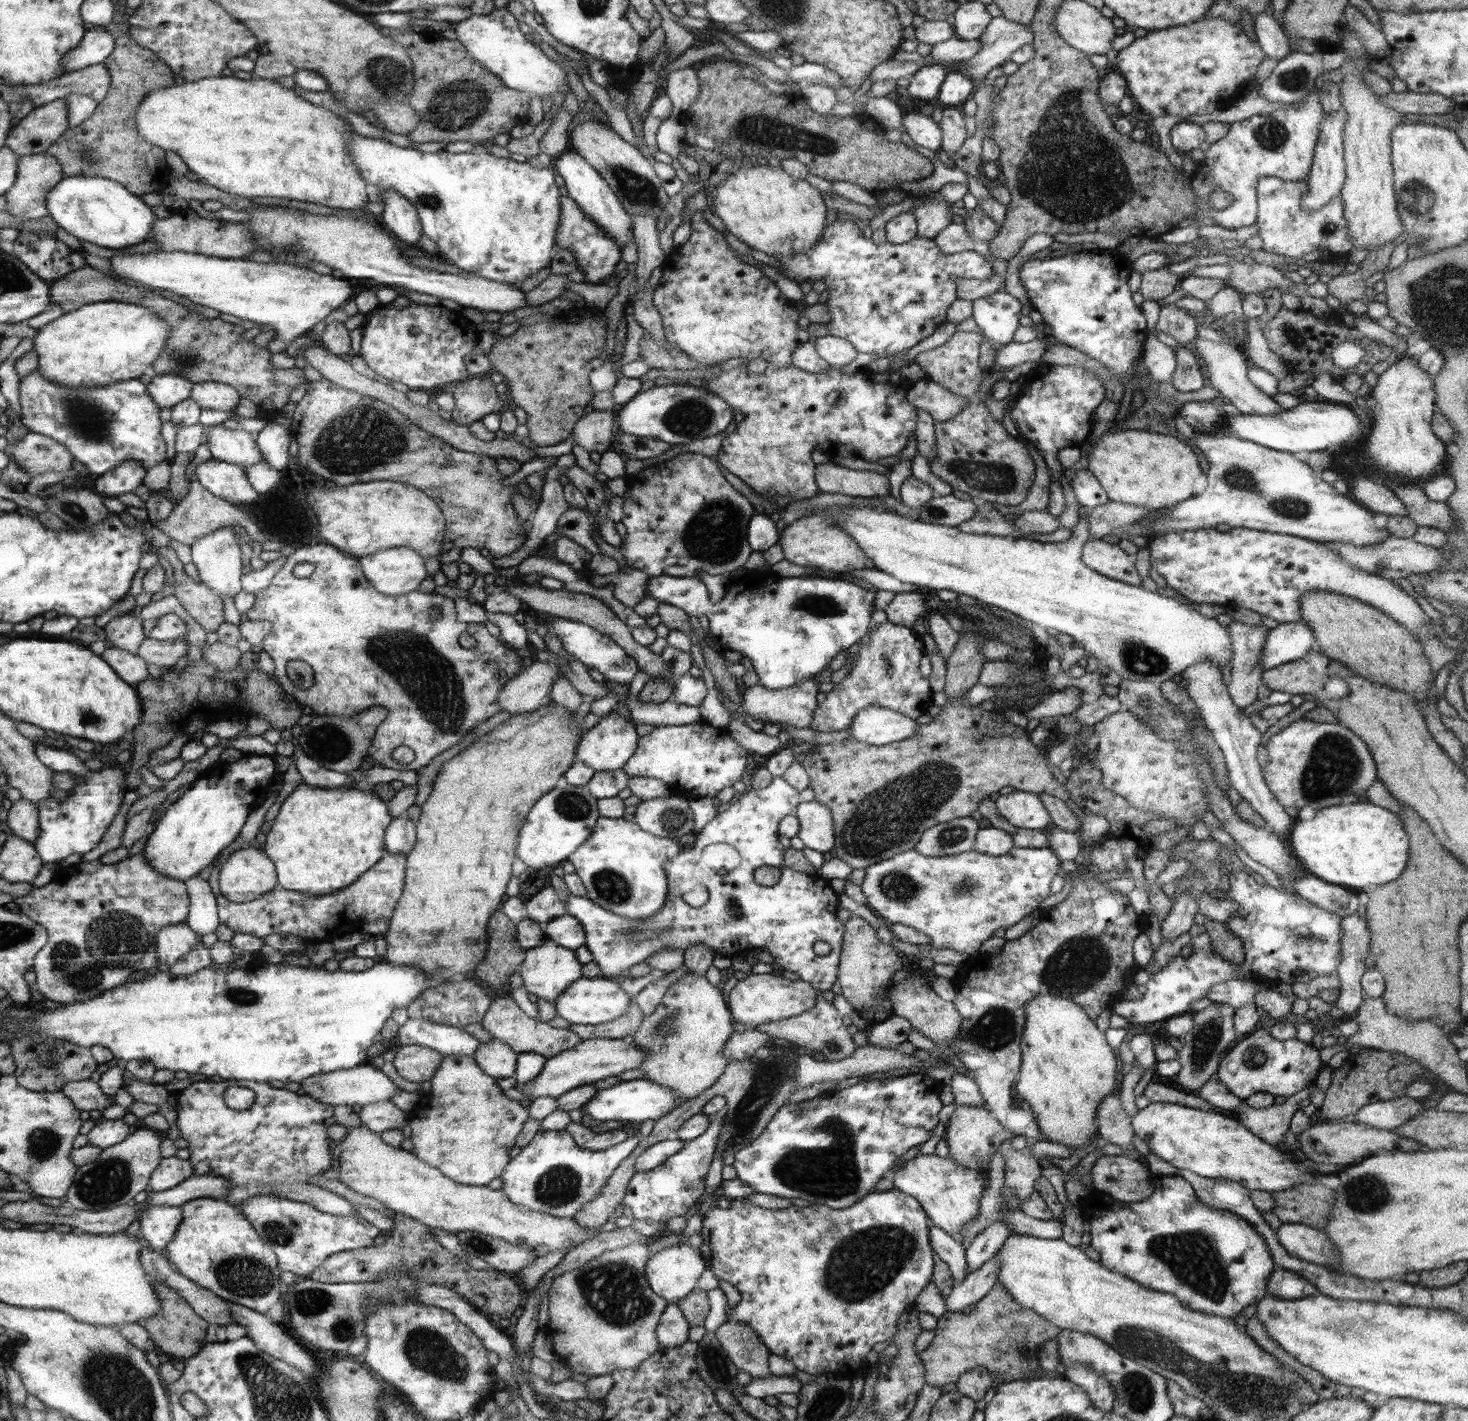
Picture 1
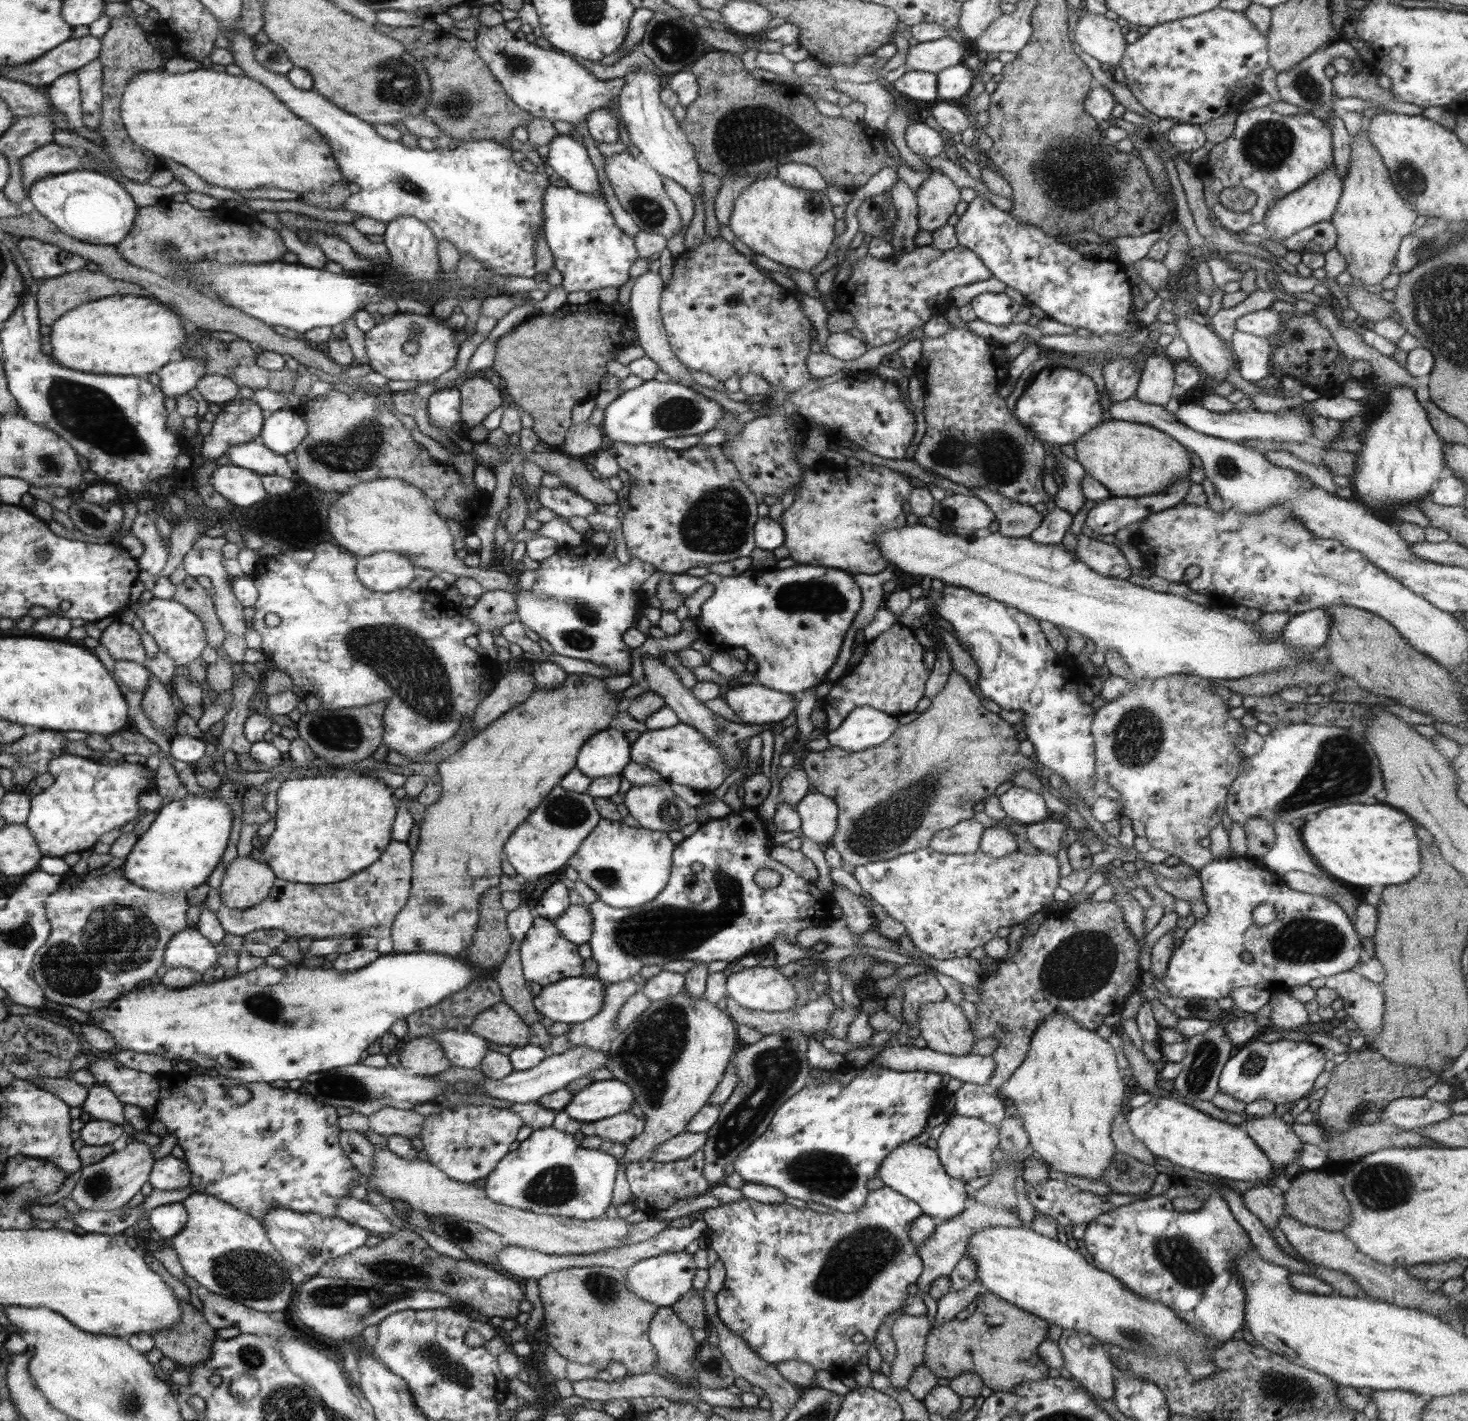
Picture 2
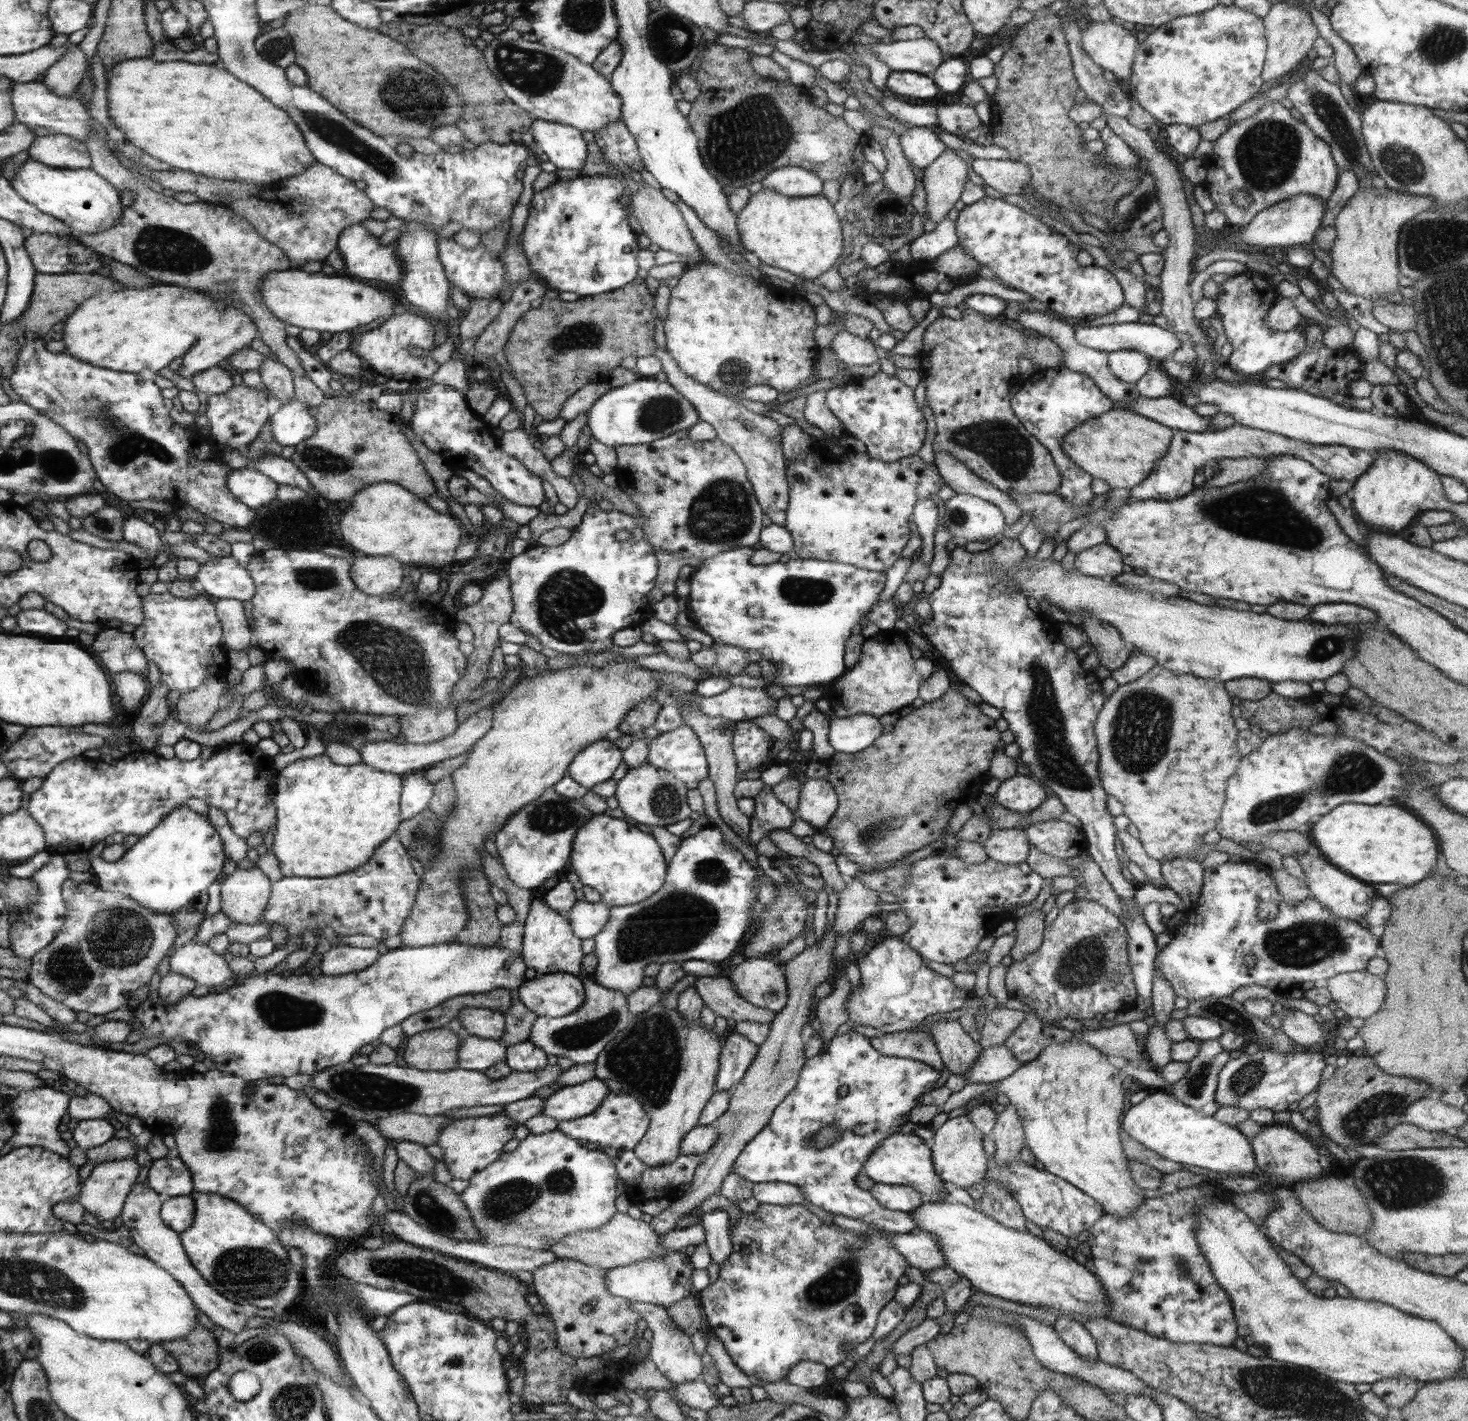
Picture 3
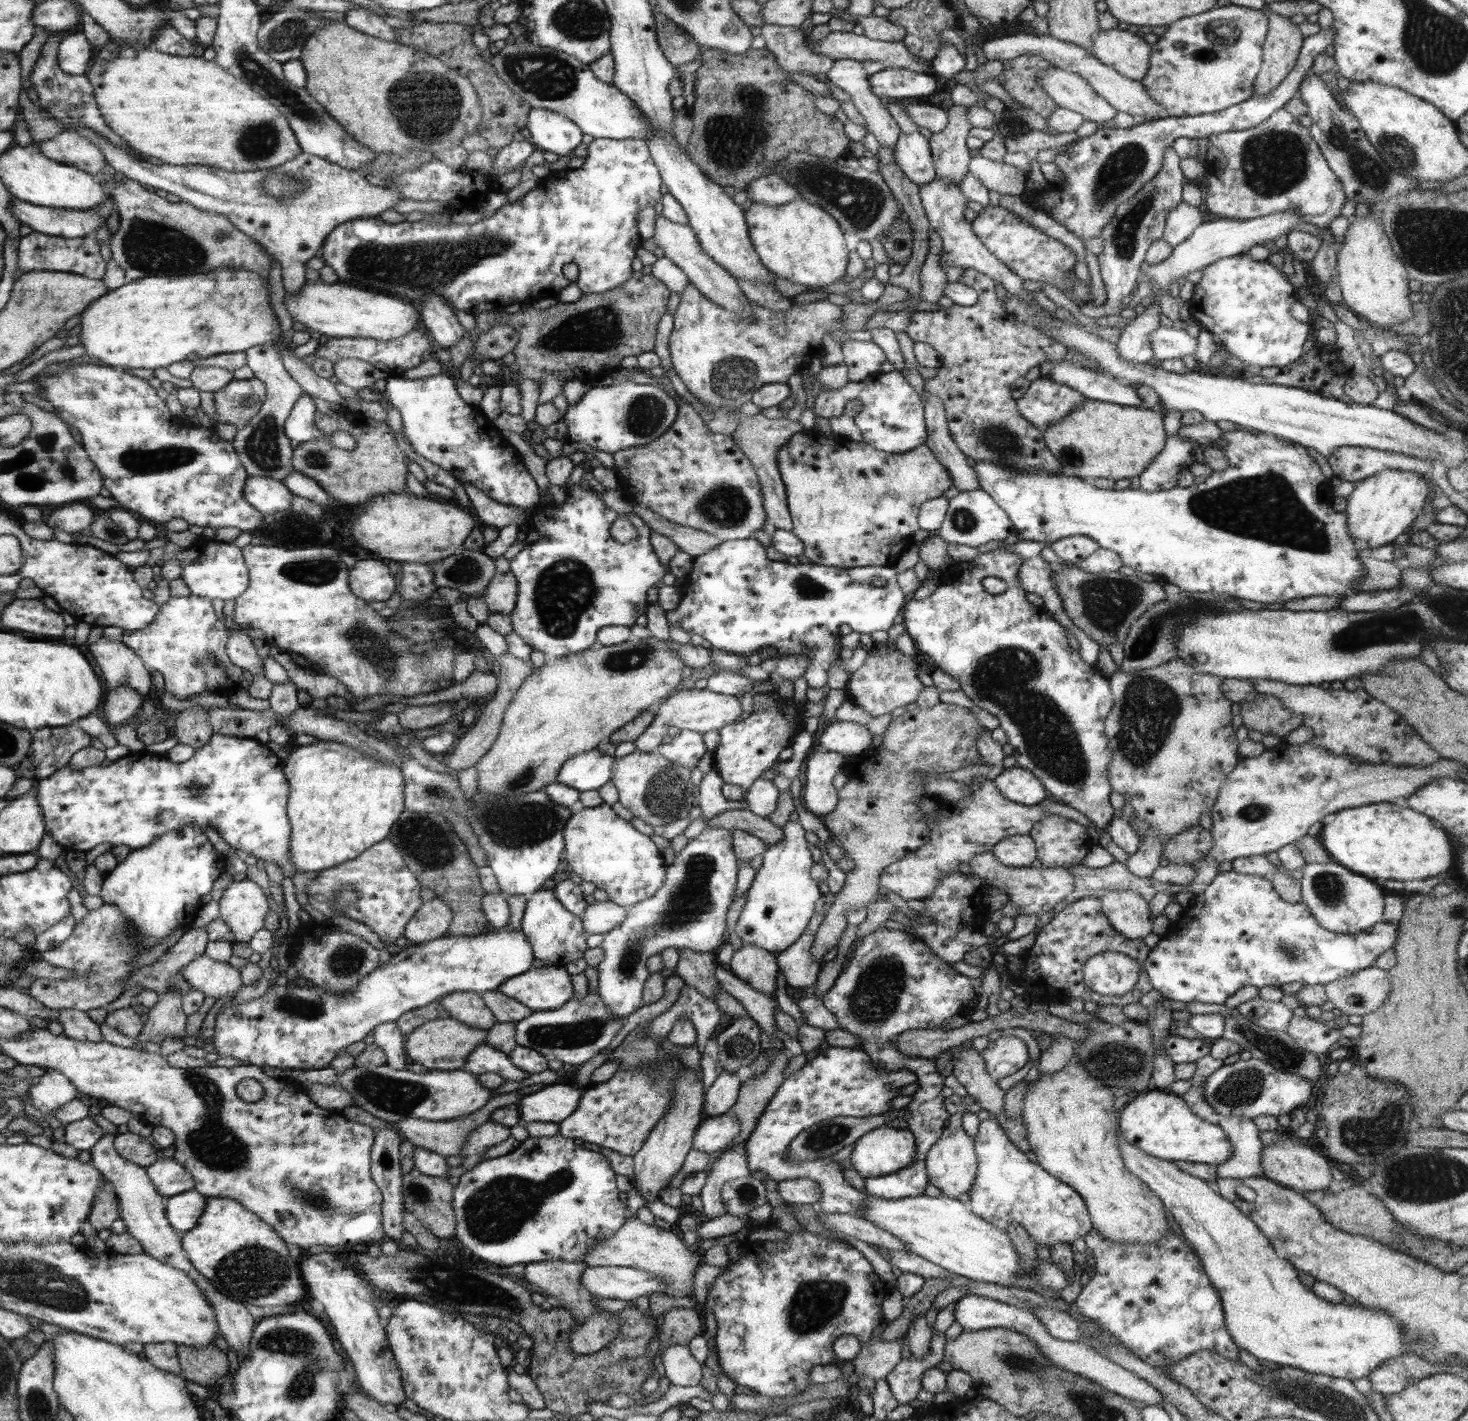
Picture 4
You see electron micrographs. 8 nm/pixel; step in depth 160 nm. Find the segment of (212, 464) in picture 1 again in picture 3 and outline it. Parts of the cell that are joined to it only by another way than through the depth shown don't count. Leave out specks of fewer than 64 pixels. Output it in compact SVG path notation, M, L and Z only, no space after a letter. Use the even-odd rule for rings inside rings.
M250 467L229 472L228 490L248 507L260 508L276 501L279 484L268 475Z

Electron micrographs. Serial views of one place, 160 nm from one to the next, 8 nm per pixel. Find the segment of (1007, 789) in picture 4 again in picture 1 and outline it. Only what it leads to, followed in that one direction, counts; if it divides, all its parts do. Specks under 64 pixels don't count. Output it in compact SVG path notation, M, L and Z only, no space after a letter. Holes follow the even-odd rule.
M1014 790L1000 795L995 805L998 812L1019 829L1047 831L1051 826L1049 810L1037 794Z

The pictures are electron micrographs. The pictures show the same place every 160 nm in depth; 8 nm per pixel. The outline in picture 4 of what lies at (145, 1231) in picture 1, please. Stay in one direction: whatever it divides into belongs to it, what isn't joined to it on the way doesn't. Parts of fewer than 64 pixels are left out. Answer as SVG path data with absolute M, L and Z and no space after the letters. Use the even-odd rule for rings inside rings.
M192 1191L168 1197L167 1219L182 1234L199 1224L205 1212L208 1197L200 1191Z

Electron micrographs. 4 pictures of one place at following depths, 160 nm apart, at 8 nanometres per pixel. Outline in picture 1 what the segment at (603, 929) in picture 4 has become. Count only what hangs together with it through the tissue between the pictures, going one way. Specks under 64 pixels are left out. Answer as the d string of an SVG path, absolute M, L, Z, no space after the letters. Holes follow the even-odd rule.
M570 914L552 920L542 927L546 939L553 940L568 950L576 951L585 944L584 928Z

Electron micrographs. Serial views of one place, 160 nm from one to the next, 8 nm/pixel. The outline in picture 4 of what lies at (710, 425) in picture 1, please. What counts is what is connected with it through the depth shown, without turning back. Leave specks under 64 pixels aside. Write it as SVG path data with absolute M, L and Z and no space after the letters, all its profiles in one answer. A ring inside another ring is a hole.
M624 381L620 384L608 386L592 382L592 387L580 398L575 405L569 405L561 420L568 429L567 442L584 442L598 451L611 455L616 452L648 445L656 441L668 431L675 422L678 414L678 405L668 393L656 386L656 381L644 384L636 384L632 381Z

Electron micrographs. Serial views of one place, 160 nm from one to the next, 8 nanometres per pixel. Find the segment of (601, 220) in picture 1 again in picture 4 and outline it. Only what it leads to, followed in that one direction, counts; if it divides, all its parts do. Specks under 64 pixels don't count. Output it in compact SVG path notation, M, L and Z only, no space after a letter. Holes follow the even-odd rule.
M548 107L531 108L527 114L527 128L536 148L559 154L570 154L582 142L583 130L572 119Z

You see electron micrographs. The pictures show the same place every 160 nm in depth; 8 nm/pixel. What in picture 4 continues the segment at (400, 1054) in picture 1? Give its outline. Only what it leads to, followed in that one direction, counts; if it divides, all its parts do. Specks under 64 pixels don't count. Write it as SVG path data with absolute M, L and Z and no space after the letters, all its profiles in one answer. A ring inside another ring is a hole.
M438 1018L420 1025L406 1036L405 1052L412 1062L430 1070L454 1071L465 1069L468 1055L485 1043L486 1031L468 1026L455 1018Z

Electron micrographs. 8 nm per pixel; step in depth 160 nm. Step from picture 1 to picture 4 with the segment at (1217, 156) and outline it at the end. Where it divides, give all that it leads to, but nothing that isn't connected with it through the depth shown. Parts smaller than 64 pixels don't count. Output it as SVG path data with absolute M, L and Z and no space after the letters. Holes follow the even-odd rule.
M1283 108L1277 110L1264 122L1246 130L1235 130L1214 134L1209 142L1224 152L1227 163L1223 168L1207 164L1203 191L1202 209L1207 216L1228 218L1230 220L1253 220L1274 212L1293 212L1297 210L1304 221L1317 227L1330 227L1339 218L1347 198L1338 177L1328 166L1317 142L1309 130L1299 123L1298 118Z

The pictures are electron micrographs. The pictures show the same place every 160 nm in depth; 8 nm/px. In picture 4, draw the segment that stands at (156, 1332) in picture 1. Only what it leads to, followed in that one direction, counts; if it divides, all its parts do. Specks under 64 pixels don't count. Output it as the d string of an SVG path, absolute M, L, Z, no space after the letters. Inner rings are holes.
M209 1344L207 1348L179 1345L177 1355L181 1364L180 1378L202 1387L218 1385L229 1374L227 1354L215 1344Z

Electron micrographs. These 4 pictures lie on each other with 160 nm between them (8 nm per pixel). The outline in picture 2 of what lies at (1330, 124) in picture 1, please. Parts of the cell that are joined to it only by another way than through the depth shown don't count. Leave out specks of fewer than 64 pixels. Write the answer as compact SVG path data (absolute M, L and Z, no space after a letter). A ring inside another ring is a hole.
M1335 166L1323 170L1316 178L1301 186L1298 190L1287 194L1275 207L1268 209L1263 223L1271 238L1288 238L1304 228L1321 221L1330 221L1342 192L1343 181L1337 175Z

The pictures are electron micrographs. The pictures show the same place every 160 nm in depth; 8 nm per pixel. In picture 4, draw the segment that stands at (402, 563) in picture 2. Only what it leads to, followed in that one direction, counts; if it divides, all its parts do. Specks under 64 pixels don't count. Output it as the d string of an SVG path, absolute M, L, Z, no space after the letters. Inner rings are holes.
M358 560L350 571L352 594L366 602L389 600L396 588L396 578L380 560Z

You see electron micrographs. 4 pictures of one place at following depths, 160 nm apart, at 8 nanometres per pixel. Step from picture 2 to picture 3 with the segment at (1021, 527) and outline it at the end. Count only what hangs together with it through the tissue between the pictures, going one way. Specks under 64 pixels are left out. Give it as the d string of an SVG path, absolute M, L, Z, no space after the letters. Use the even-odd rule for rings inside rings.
M938 452L938 454L935 454L934 465L944 483L957 494L976 496L982 498L982 500L988 500L994 506L1002 509L1005 516L1005 526L1010 526L1020 520L1023 512L1018 509L1018 505L1008 497L1006 492L982 480L983 478L980 478L980 475L968 470L962 462L954 460L952 454Z

